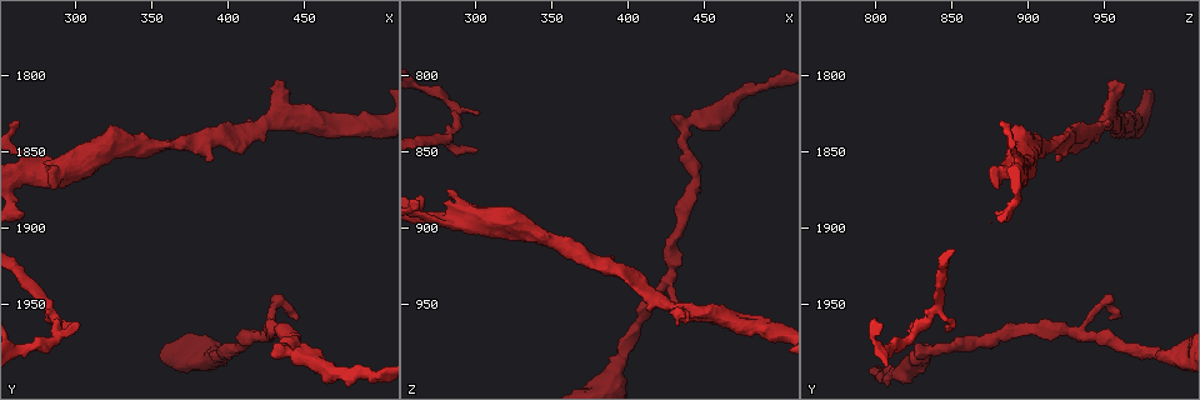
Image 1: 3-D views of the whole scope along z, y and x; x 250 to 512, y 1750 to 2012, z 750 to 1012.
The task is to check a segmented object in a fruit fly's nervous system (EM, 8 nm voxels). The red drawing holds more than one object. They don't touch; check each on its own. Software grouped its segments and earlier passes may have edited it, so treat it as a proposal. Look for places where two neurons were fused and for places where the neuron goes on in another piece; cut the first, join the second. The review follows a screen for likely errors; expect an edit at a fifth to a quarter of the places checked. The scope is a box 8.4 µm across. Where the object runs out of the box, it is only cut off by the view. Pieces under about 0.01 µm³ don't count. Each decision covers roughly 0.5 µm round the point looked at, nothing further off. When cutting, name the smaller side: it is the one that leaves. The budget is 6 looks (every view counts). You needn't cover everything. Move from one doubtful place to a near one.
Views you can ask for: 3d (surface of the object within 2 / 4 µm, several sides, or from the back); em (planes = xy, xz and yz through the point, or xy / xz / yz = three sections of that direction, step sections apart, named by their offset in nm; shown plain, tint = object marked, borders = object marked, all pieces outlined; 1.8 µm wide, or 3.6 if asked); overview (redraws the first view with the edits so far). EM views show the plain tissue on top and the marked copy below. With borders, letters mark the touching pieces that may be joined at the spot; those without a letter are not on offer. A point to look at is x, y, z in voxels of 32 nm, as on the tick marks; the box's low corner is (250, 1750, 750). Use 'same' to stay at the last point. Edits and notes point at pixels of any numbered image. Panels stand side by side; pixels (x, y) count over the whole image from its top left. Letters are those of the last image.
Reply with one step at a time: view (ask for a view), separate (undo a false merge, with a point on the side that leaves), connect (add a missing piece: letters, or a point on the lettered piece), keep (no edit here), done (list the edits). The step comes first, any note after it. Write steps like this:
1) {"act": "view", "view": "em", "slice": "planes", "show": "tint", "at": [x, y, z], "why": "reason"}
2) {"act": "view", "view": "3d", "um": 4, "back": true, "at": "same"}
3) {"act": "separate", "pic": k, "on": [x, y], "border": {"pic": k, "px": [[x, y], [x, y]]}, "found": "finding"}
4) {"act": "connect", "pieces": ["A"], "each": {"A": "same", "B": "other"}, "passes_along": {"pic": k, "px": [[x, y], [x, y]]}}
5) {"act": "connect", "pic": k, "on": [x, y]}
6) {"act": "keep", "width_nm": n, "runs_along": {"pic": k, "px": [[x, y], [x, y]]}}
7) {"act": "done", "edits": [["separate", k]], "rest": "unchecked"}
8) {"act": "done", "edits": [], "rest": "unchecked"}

{"act": "view", "view": "em", "um": 3.6, "slice": "xy", "step": 16, "show": "tint", "at": [438, 1978, 834], "why": "abrupt turn"}

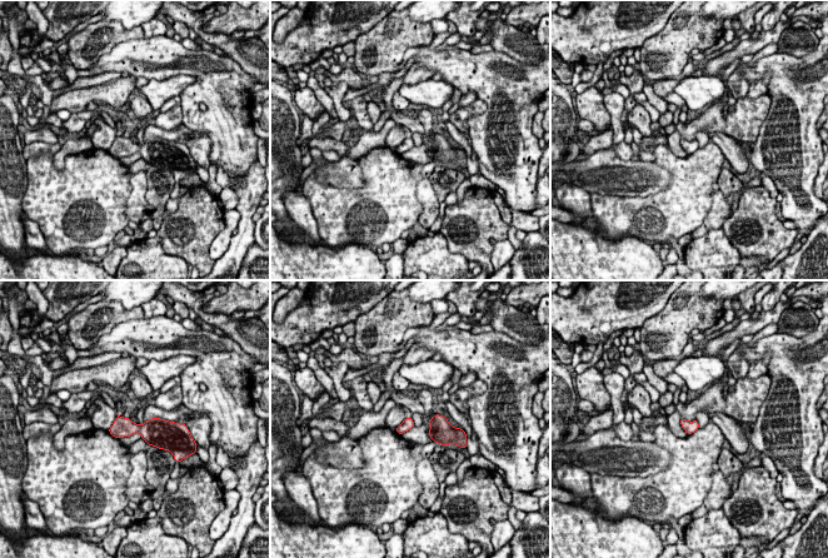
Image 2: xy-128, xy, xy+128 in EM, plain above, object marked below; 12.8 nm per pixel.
{"act": "view", "view": "em", "um": 3.6, "slice": "planes", "show": "tint", "at": "same", "why": "cut it another way"}

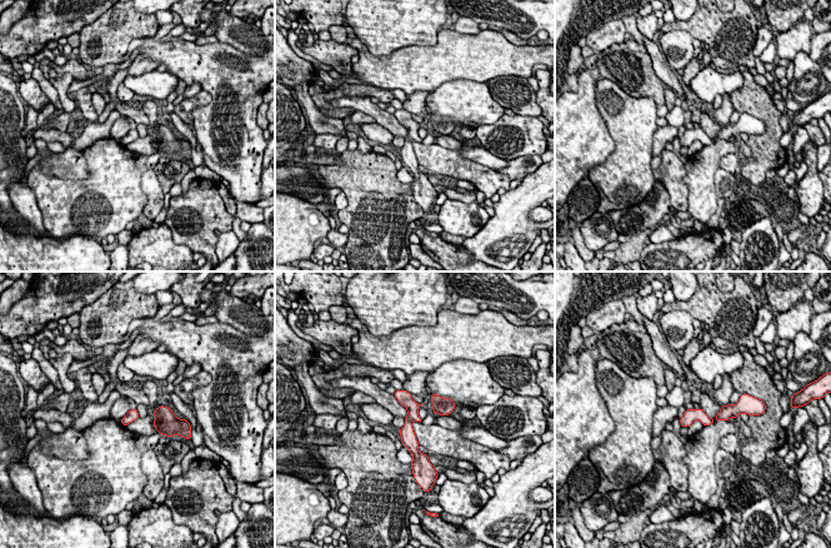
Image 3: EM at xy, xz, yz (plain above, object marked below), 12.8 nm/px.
{"act": "view", "view": "em", "um": 3.6, "slice": "planes", "show": "borders", "at": "same", "why": "what lies round it"}

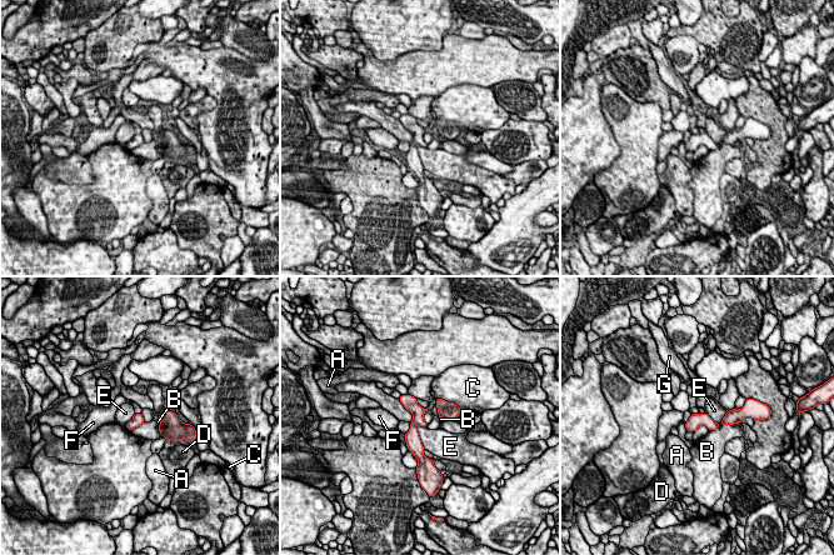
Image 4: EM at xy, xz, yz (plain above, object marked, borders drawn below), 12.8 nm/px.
{"act": "keep", "each": {"A": "other", "B": "other", "C": "other", "D": "other", "E": "other", "F": "other", "G": "other"}, "runs_along": {"pic": 4, "px": [[404, 398], [416, 410], [419, 453]]}, "found": "continuous, no second neuron"}

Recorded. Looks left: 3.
{"act": "view", "view": "3d", "um": 2, "at": [432, 1806, 964], "why": "free end"}

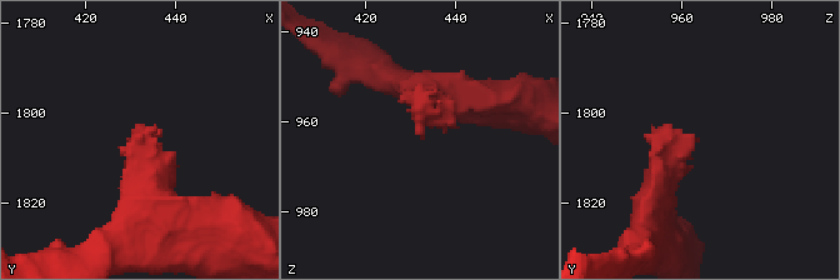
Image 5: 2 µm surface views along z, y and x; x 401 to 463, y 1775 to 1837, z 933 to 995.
{"act": "view", "view": "em", "um": 3.6, "slice": "planes", "show": "tint", "at": [432, 1806, 964]}

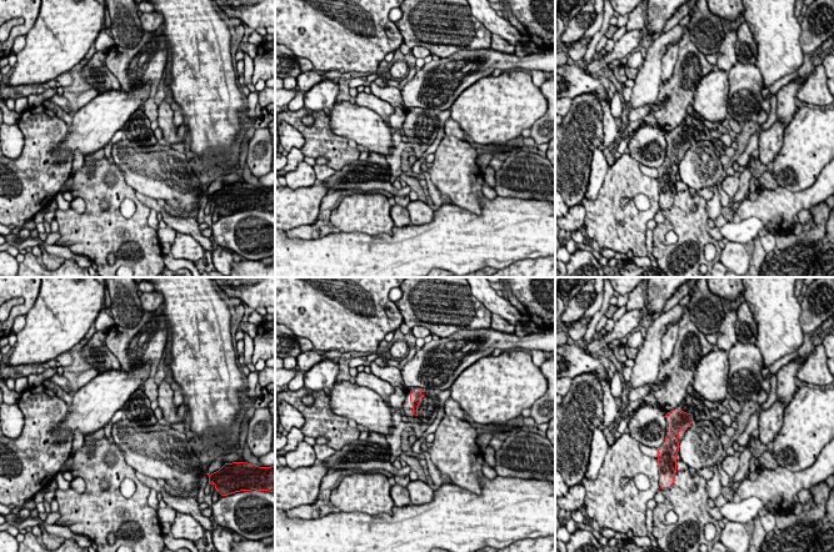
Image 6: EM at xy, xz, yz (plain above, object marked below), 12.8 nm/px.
{"act": "view", "view": "em", "um": 3.6, "slice": "planes", "show": "borders", "at": "same"}

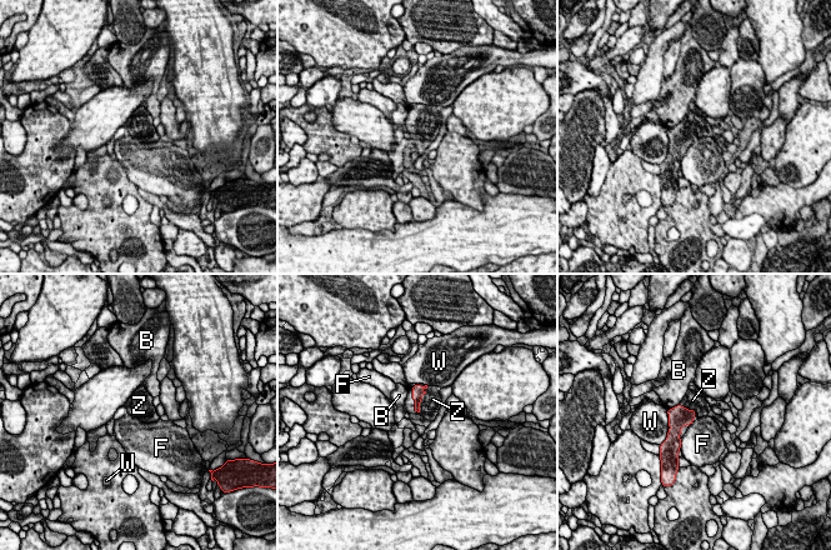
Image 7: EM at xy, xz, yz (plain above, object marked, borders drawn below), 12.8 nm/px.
{"act": "connect", "pieces": ["Z"], "each": {"B": "other", "F": "other", "W": "other", "Z": "same"}, "passes_along": {"pic": 7, "px": [[416, 390], [413, 398], [431, 398]]}, "found": "it goes on there"}

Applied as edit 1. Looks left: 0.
{"act": "done", "edits": [["connect", 7]], "rest": "unchecked"}

